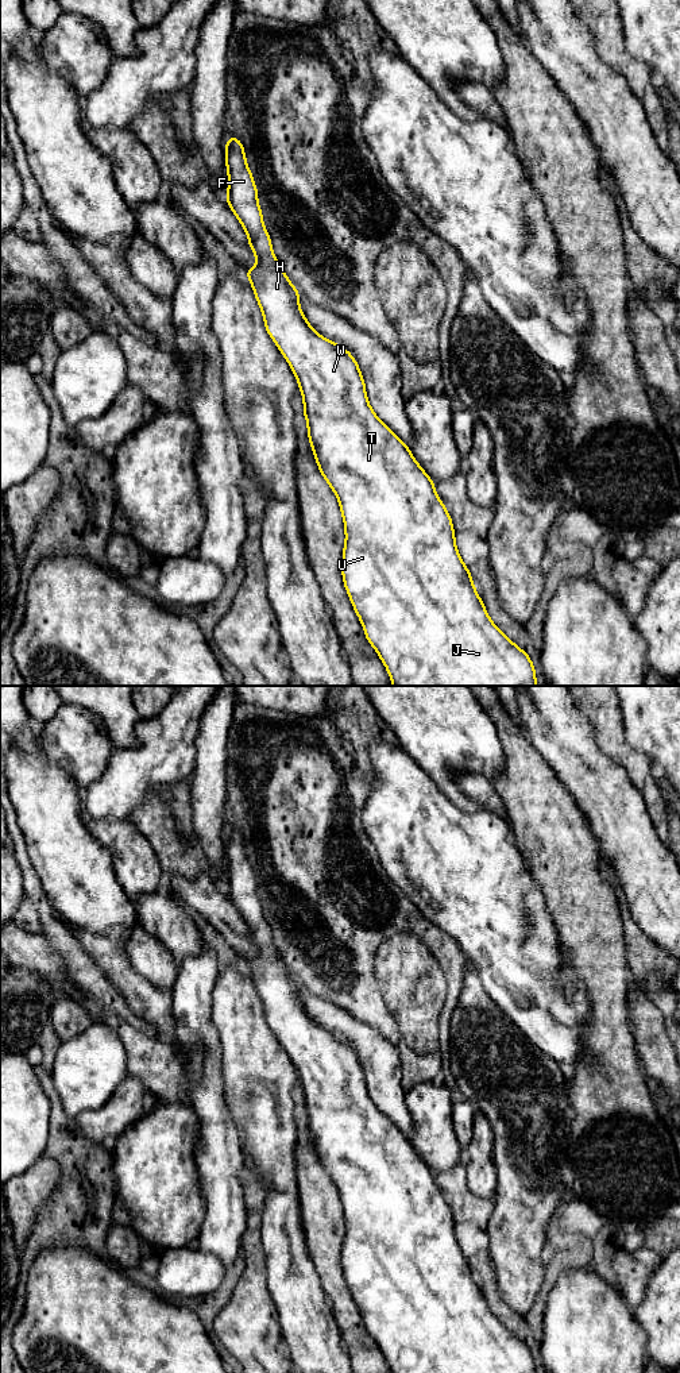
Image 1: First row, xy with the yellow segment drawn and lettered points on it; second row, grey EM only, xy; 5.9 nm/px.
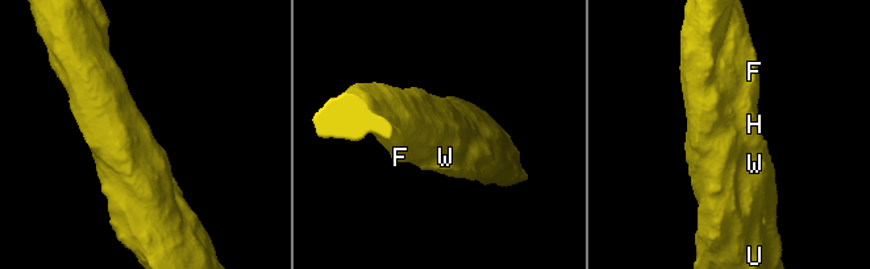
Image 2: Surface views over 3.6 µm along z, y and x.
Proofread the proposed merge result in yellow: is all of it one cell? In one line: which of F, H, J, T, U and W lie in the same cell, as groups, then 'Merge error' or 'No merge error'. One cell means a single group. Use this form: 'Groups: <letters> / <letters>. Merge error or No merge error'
Groups: F H J T U W. No merge error

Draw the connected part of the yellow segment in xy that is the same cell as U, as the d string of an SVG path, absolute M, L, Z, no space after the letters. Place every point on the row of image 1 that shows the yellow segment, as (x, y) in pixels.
M232 136L225 139L225 147L225 166L228 170L228 193L225 200L231 211L242 223L243 230L248 235L248 246L252 248L255 258L258 259L258 263L252 269L246 270L243 273L248 277L251 286L254 289L254 294L263 313L266 331L278 346L281 354L289 362L297 378L298 387L301 389L304 400L304 416L308 423L308 439L312 444L312 451L318 464L320 473L322 474L324 479L332 487L339 500L340 510L344 520L345 544L343 549L341 564L343 582L351 598L351 603L358 617L360 618L366 639L375 648L378 656L386 666L393 686L537 686L534 664L532 663L529 655L521 648L518 648L507 636L505 636L488 617L487 610L479 594L476 593L476 589L474 587L471 571L464 566L464 562L457 552L452 518L434 490L434 482L416 462L414 456L410 452L410 448L376 417L375 412L368 404L364 379L356 363L356 359L351 355L349 351L343 348L340 344L324 339L318 332L316 332L312 328L312 325L305 319L298 304L300 292L287 279L285 270L278 263L274 255L270 235L263 224L262 209L258 203L256 185L252 178L251 170L247 166L244 146L240 143L237 136Z

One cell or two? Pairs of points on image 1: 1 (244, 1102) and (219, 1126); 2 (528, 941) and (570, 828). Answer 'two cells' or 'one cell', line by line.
1: two cells
2: two cells

